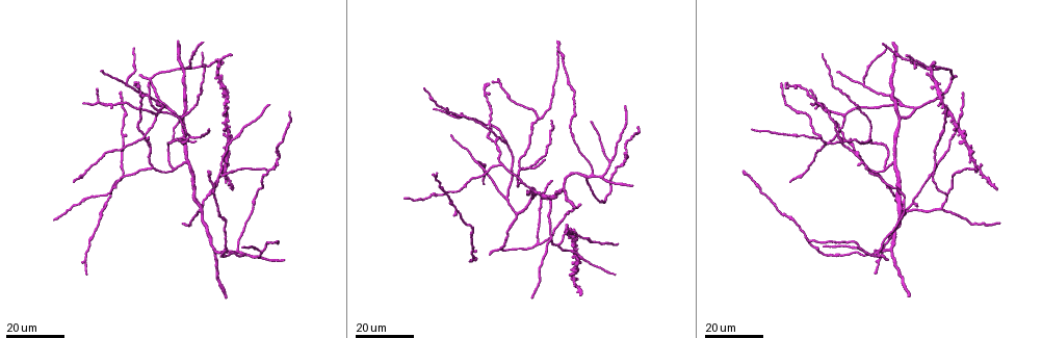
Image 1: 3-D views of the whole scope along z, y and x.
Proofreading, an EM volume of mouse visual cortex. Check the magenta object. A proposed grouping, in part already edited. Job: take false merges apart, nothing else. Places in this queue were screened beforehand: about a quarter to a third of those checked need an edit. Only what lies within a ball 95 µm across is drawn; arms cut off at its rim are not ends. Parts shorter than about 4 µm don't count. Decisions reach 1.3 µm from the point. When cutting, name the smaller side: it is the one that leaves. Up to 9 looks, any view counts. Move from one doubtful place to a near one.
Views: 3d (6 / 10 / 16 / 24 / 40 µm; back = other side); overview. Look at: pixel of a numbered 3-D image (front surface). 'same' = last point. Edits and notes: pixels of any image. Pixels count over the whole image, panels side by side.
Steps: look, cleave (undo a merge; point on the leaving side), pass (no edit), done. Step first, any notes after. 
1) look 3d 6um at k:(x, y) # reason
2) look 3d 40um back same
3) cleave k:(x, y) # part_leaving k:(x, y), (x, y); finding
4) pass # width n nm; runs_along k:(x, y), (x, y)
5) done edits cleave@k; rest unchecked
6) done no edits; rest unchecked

look 3d 16um at 1:(843, 117)

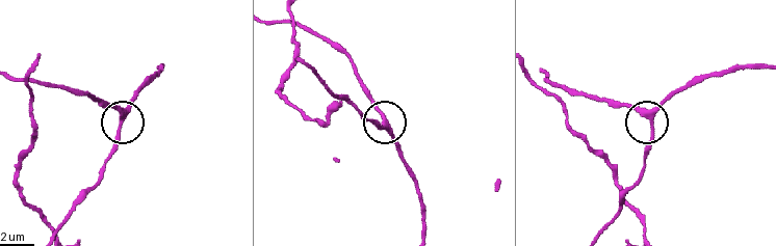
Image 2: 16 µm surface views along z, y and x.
look 3d 6um at 2:(383, 123) # zoom in

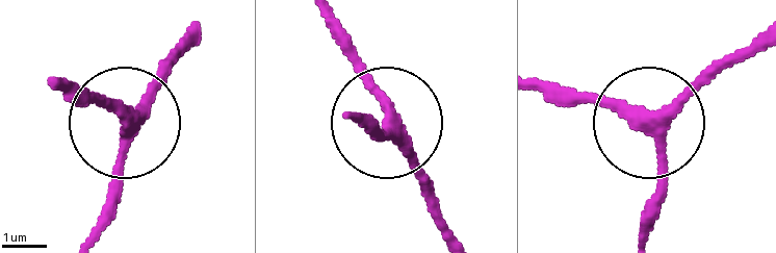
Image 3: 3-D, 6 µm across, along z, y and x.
look 3d 6um back at 3:(390, 126)

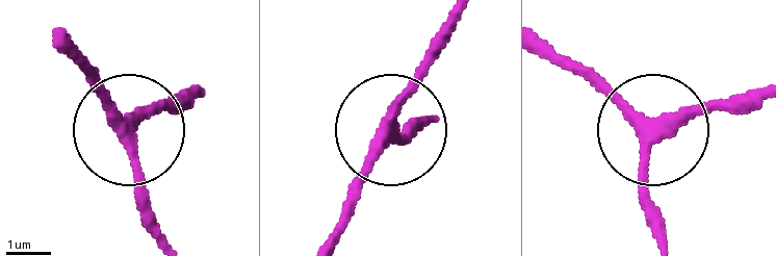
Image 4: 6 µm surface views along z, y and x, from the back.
pass # side_arm 23 um; runs_along 4:(67, 54), (133, 132), (159, 110), (186, 110); one neuron here

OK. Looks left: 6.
look 3d 16um at 1:(823, 110) # looks like a crossing

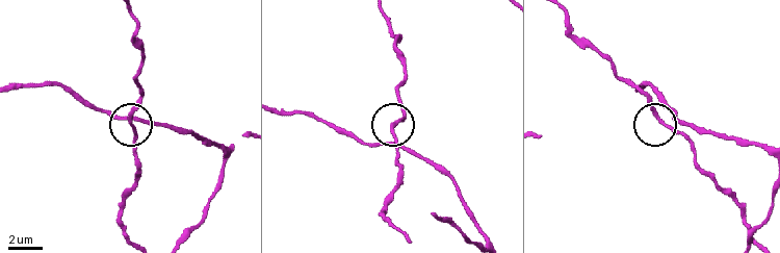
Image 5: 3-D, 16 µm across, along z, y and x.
look 3d 10um at 5:(394, 138) # closer look

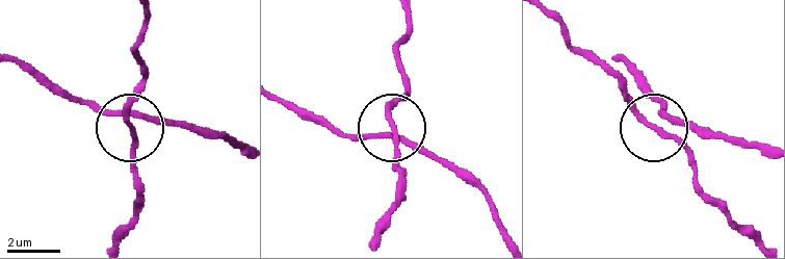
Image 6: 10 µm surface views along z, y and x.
pass # side_arm 22 um; runs_along 6:(120, 238), (135, 210), (129, 102), (142, 65); one neuron here

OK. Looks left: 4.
look 3d 24um at 1:(110, 105) # calibre changes

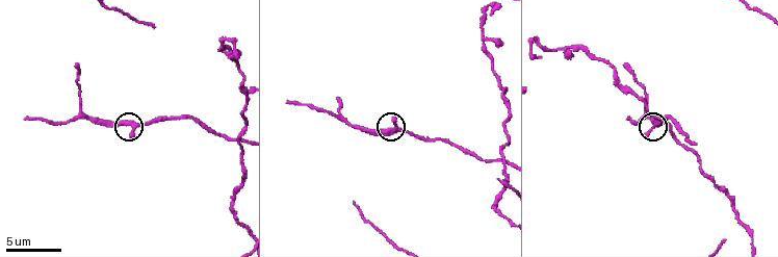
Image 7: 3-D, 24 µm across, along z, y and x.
look 3d 10um at 7:(395, 128) # zoom in

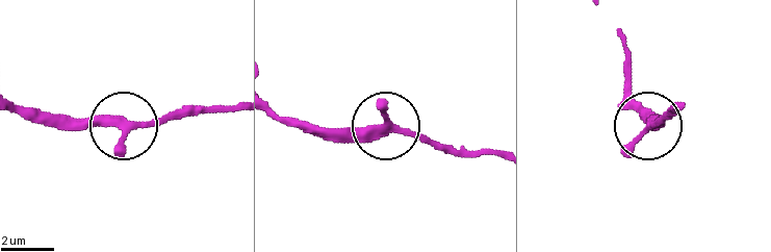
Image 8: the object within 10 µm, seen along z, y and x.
pass # arms 3; runs_along 8:(231, 110), (178, 110), (151, 124), (46, 124); one neuron here

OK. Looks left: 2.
look 3d 24um at 1:(156, 101) # branch point

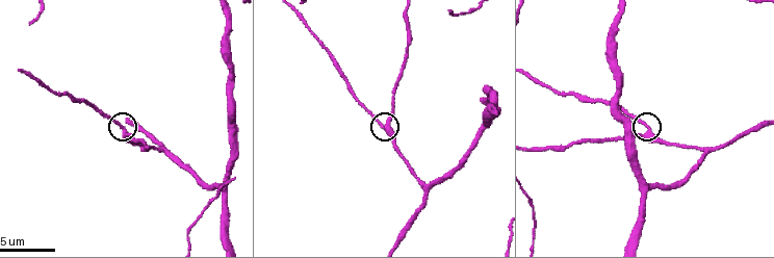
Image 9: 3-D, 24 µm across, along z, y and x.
look 3d 6um at 9:(647, 129)

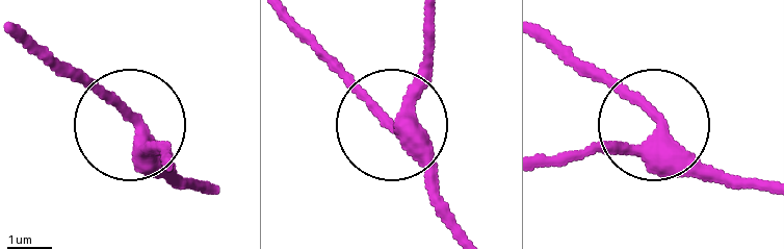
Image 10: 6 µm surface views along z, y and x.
pass # side_arm 37 um; runs_along 10:(209, 190), (186, 182), (41, 48); one neuron here

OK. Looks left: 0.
done no edits; rest unchecked

